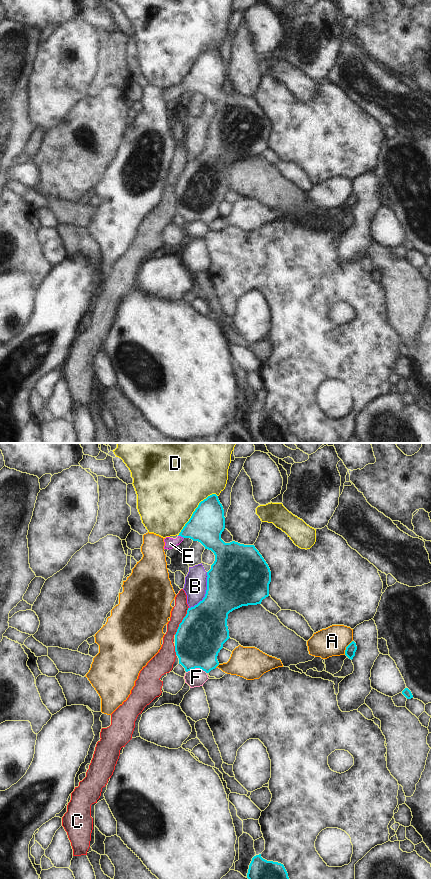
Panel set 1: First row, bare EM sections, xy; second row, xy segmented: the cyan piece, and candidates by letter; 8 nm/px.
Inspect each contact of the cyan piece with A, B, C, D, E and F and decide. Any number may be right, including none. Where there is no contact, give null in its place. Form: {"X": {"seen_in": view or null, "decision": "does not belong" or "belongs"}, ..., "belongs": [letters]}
{"A": {"seen_in": "xy", "decision": "does not belong"}, "B": {"seen_in": "xy", "decision": "does not belong"}, "C": {"seen_in": "xy", "decision": "does not belong"}, "D": {"seen_in": "xy", "decision": "does not belong"}, "E": {"seen_in": "xy", "decision": "belongs"}, "F": {"seen_in": "xy", "decision": "does not belong"}, "belongs": ["E"]}

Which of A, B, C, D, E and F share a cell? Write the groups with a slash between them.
A F / B / C / D / E

